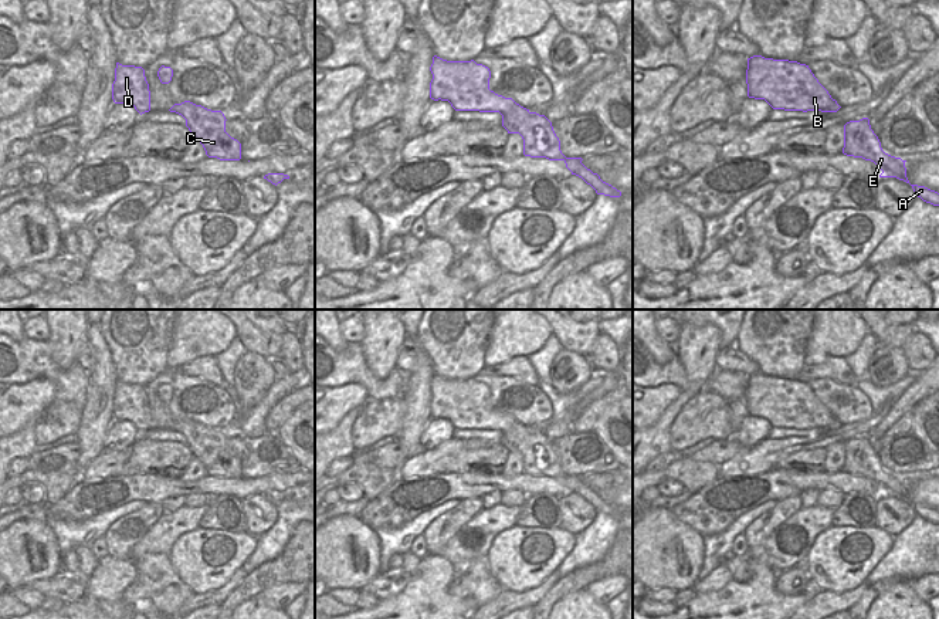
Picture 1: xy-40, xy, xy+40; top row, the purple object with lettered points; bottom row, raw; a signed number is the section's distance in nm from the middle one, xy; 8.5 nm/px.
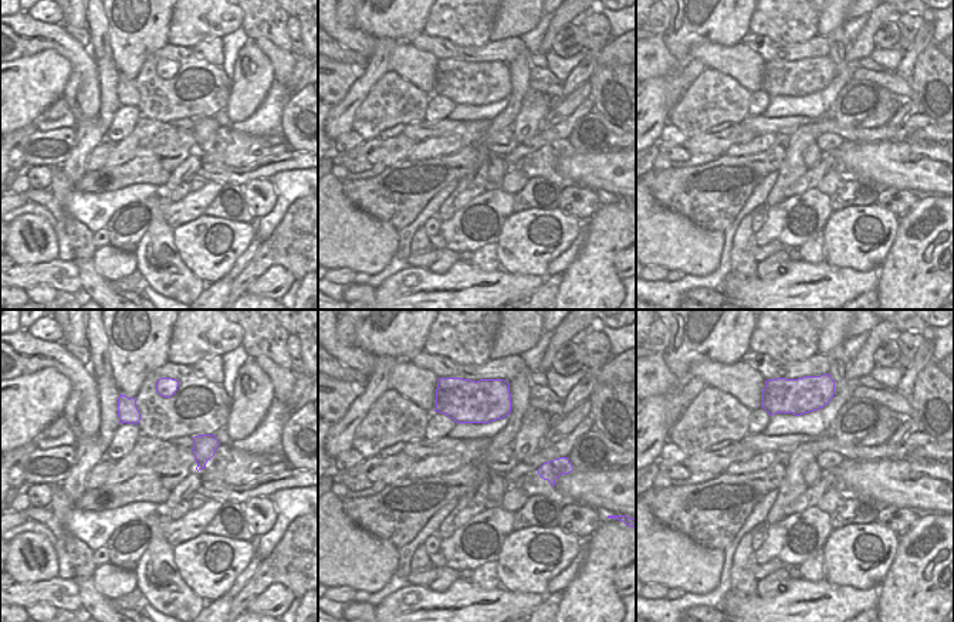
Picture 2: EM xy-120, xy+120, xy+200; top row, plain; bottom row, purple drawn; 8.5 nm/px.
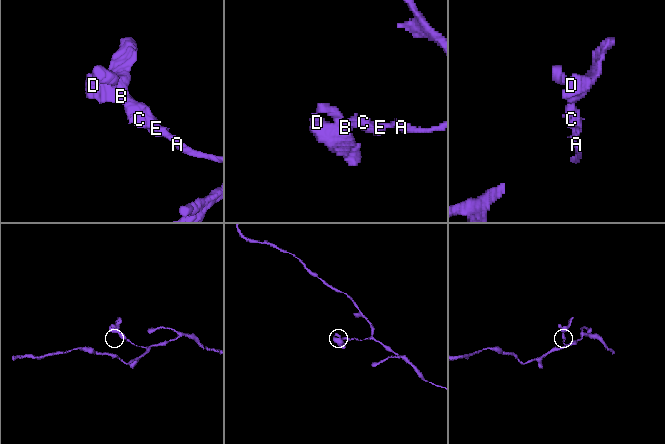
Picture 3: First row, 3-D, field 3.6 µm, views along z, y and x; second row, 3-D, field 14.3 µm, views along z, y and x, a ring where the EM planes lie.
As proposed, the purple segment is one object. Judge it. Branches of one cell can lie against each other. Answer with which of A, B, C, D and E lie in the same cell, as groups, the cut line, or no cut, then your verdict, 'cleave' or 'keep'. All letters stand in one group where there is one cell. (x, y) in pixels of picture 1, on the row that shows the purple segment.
A B C D E | no cut | keep

